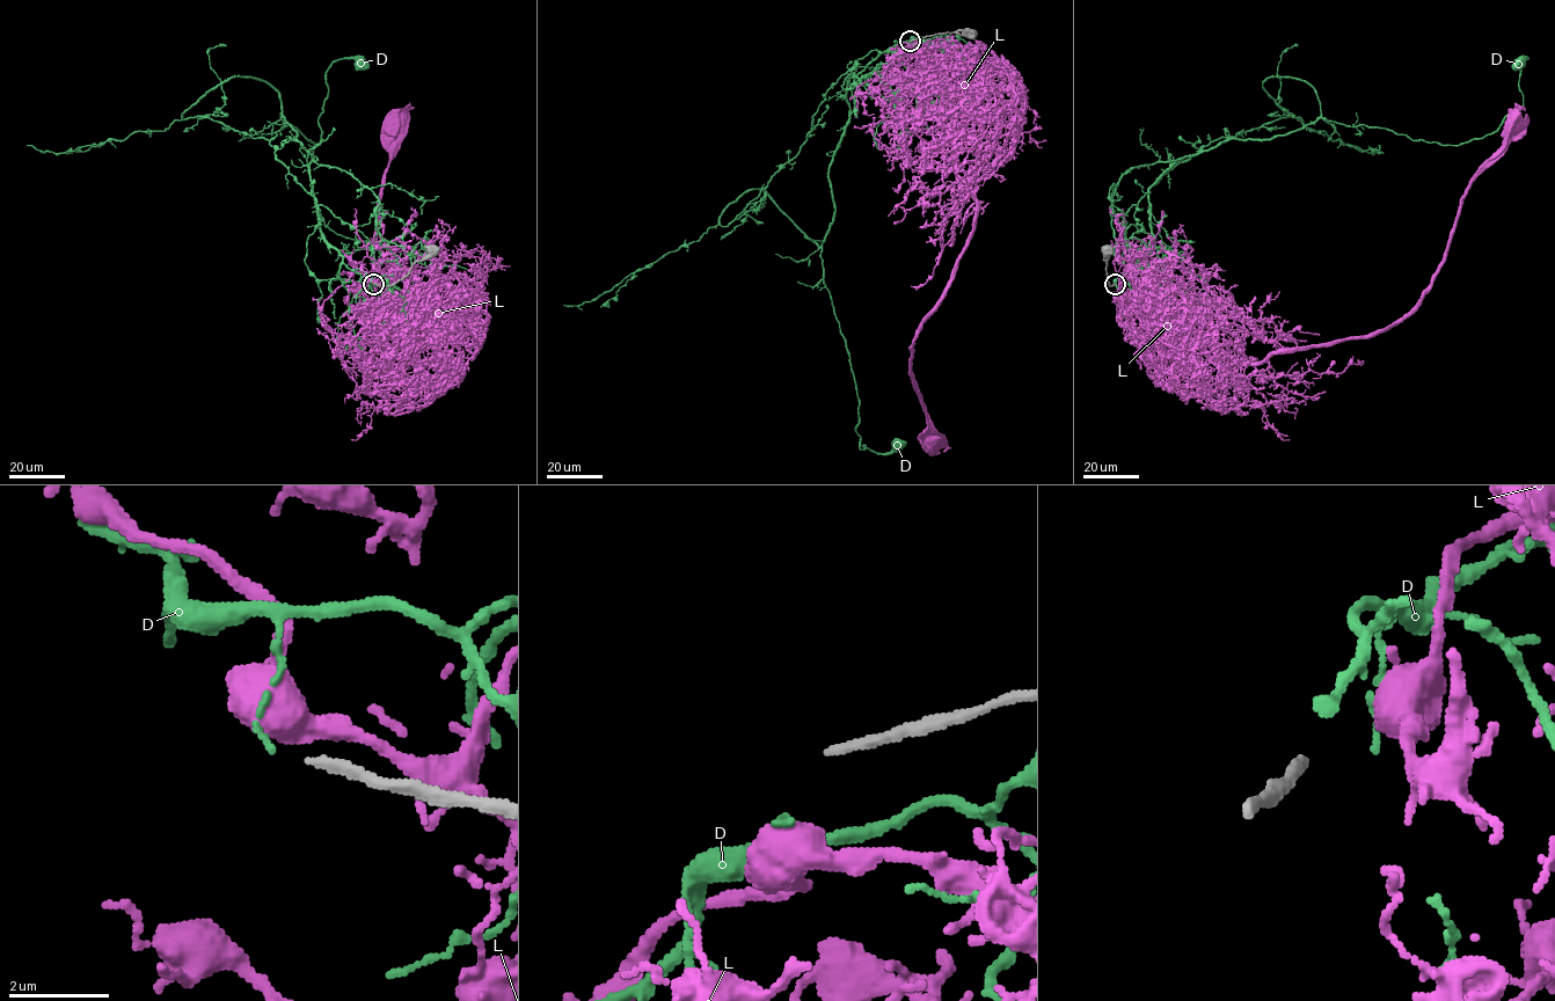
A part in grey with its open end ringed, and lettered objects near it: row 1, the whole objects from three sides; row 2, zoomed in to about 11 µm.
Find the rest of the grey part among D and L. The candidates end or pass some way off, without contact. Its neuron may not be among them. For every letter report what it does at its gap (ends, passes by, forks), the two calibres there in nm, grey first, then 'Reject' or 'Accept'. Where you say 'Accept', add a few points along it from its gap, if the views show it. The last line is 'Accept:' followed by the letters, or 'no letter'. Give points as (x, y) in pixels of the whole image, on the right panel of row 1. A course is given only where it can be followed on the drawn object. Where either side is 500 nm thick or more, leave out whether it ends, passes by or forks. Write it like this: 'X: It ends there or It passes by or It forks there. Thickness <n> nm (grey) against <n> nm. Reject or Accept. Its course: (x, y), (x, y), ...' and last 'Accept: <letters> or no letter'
D: It ends there. Thickness 180 nm (grey) against 90 nm. Reject
L: Thickness 180 nm (grey) against 500 nm. Reject
Accept: no letter

